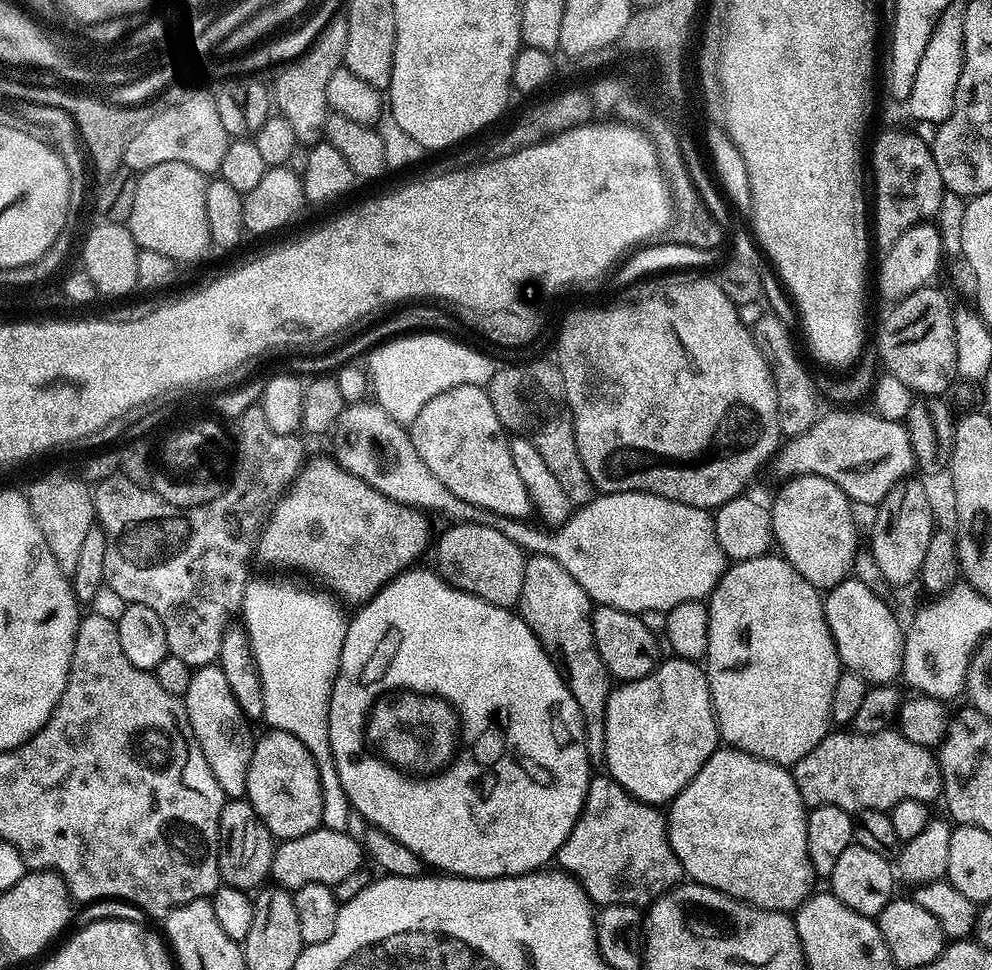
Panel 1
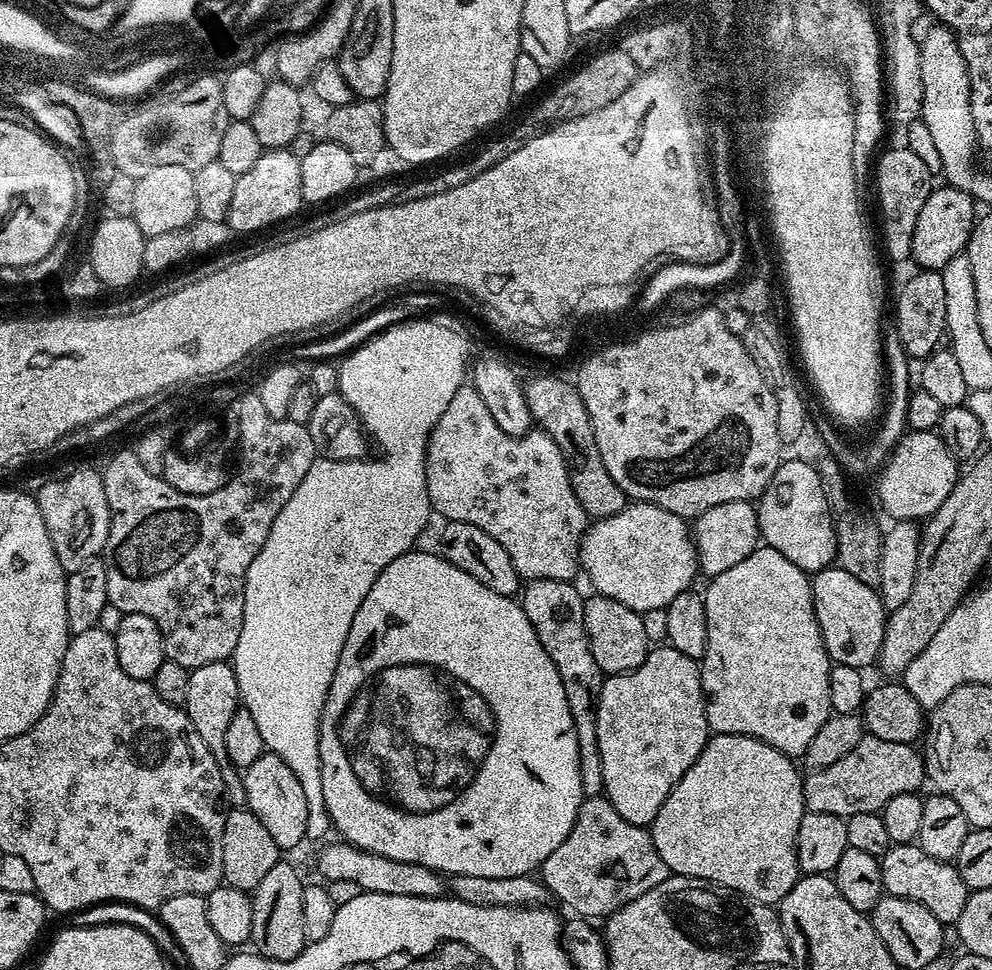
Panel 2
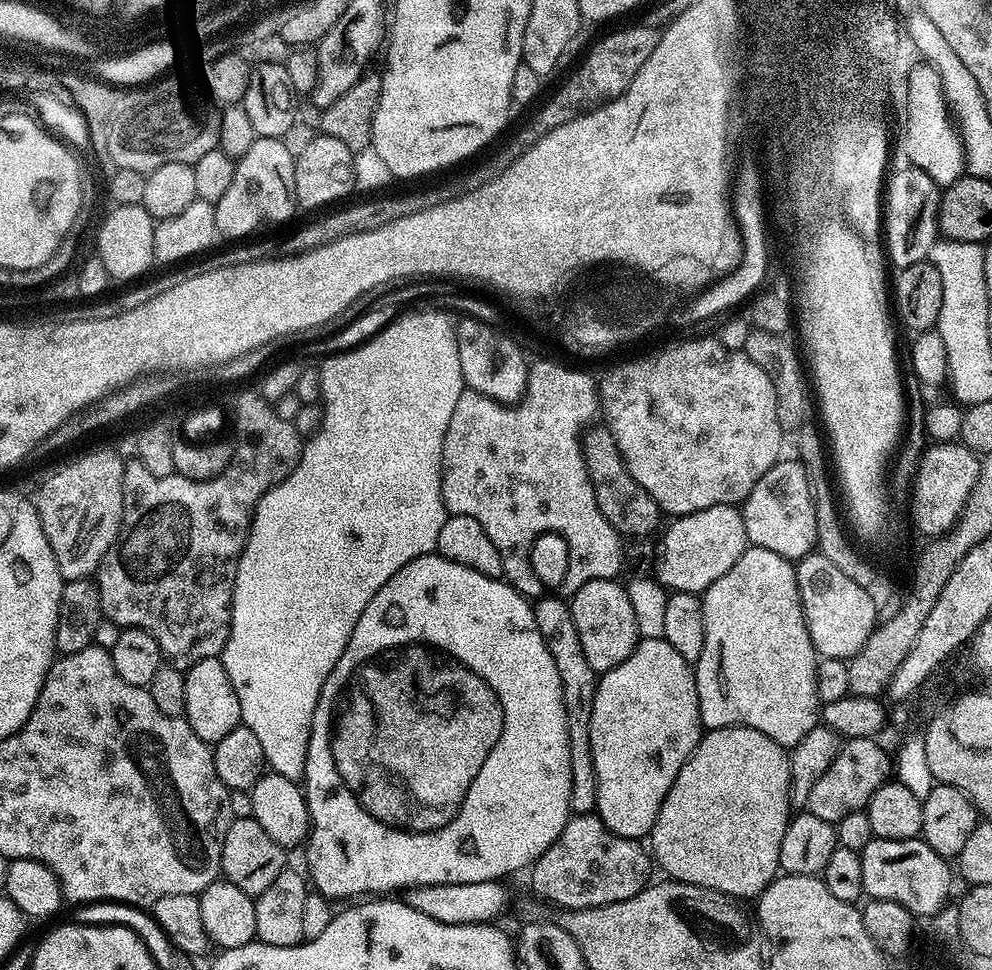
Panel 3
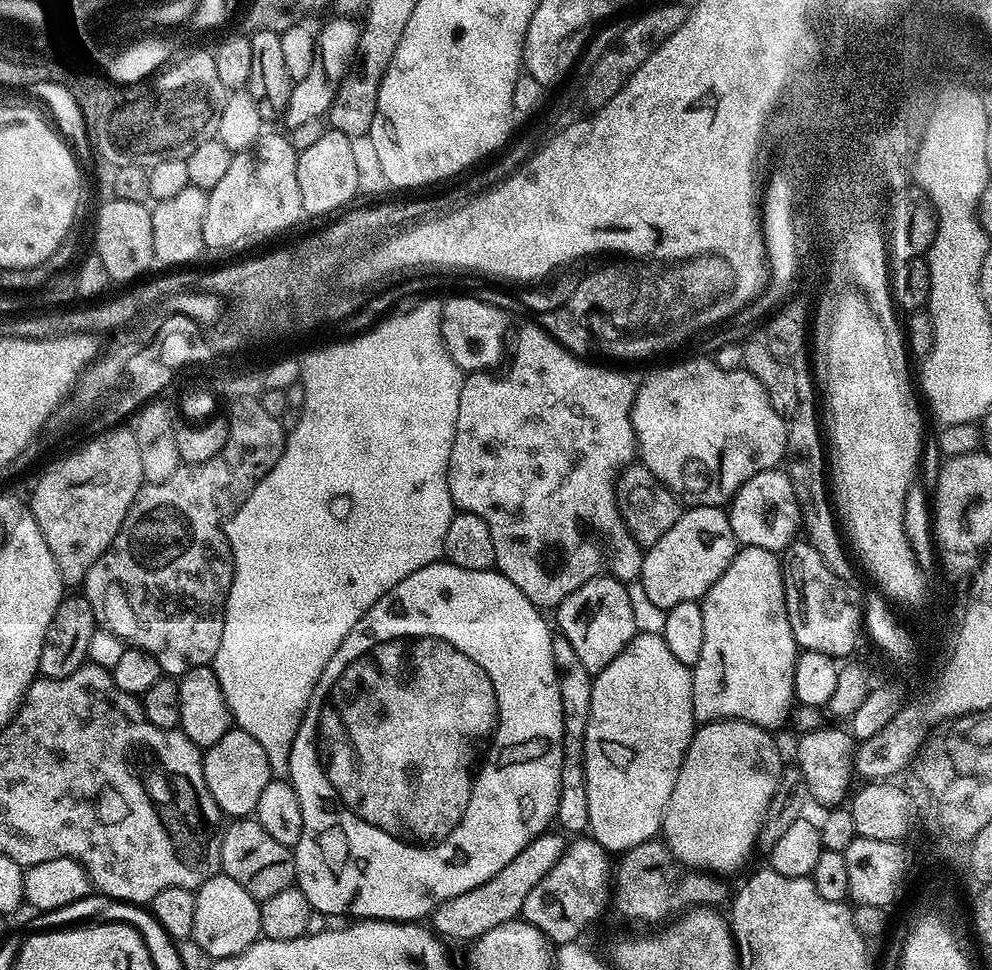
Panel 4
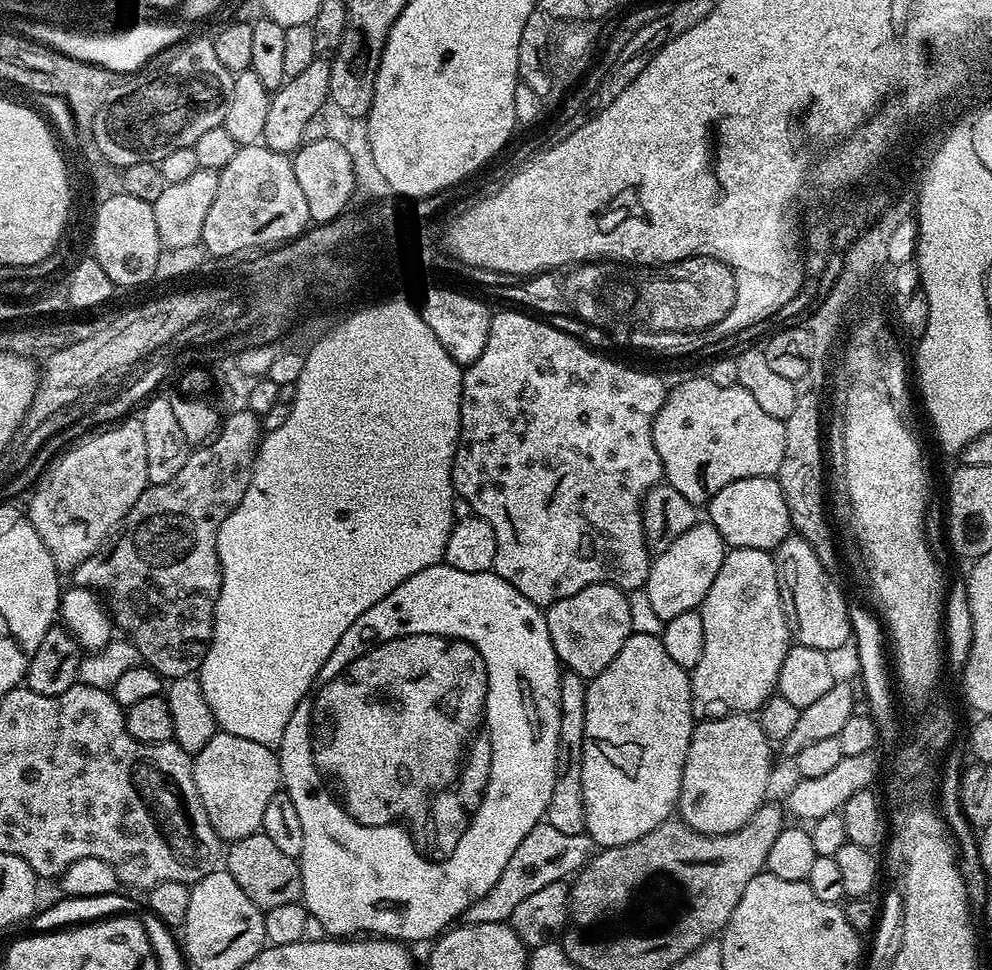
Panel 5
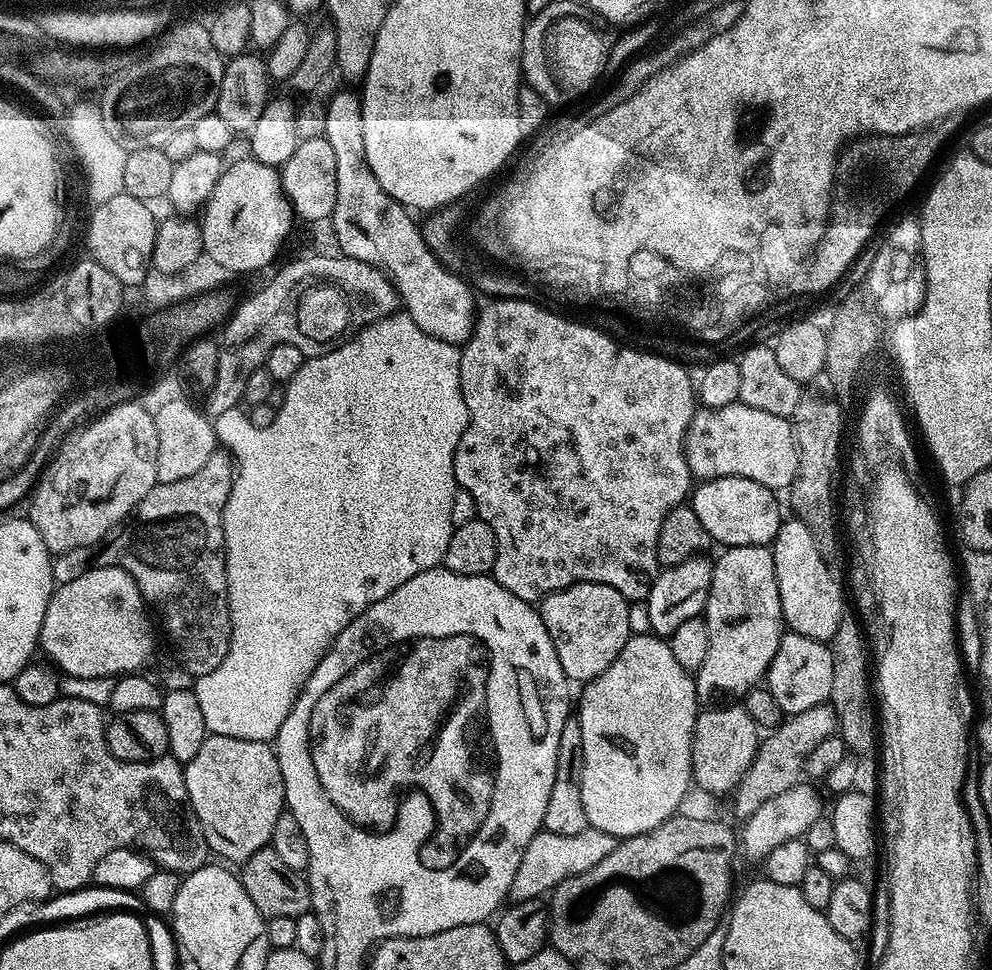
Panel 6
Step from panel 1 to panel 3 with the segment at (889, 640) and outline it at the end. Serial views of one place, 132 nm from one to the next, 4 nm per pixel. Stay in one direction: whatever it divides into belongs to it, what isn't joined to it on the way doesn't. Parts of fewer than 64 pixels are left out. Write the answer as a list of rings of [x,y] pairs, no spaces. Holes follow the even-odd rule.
[[[819,554],[805,556],[795,565],[795,569],[800,605],[804,611],[804,621],[817,653],[830,660],[851,660],[854,654],[858,654],[858,650],[862,650],[862,646],[870,638],[872,629],[878,623],[874,602],[870,602],[867,587],[854,582],[854,578],[846,578],[846,574],[842,574],[842,570],[838,570],[838,566],[834,566],[834,562],[830,562],[830,558]]]

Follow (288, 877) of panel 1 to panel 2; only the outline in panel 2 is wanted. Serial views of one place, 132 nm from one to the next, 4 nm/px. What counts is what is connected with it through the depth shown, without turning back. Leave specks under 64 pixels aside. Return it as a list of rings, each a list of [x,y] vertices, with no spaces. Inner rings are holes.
[[[325,843],[320,852],[320,872],[328,880],[353,880],[360,892],[377,892],[378,894],[406,894],[410,898],[434,898],[445,895],[446,880],[443,875],[414,862],[398,862],[382,854],[367,852],[355,848],[353,844]]]

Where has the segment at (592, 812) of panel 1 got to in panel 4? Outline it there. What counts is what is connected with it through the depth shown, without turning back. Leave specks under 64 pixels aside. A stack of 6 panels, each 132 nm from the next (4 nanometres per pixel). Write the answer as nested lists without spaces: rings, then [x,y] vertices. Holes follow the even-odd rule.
[[[576,838],[576,840],[567,845],[564,853],[558,862],[554,862],[554,866],[550,866],[550,870],[546,874],[546,878],[542,878],[542,882],[538,882],[538,886],[534,886],[534,890],[530,890],[530,894],[526,894],[526,902],[524,903],[524,911],[522,919],[528,924],[538,926],[538,930],[542,930],[547,934],[553,945],[571,944],[579,941],[580,936],[587,930],[588,924],[592,924],[604,912],[604,907],[609,907],[610,897],[614,892],[614,860],[613,857],[602,847],[600,843],[591,838]]]

